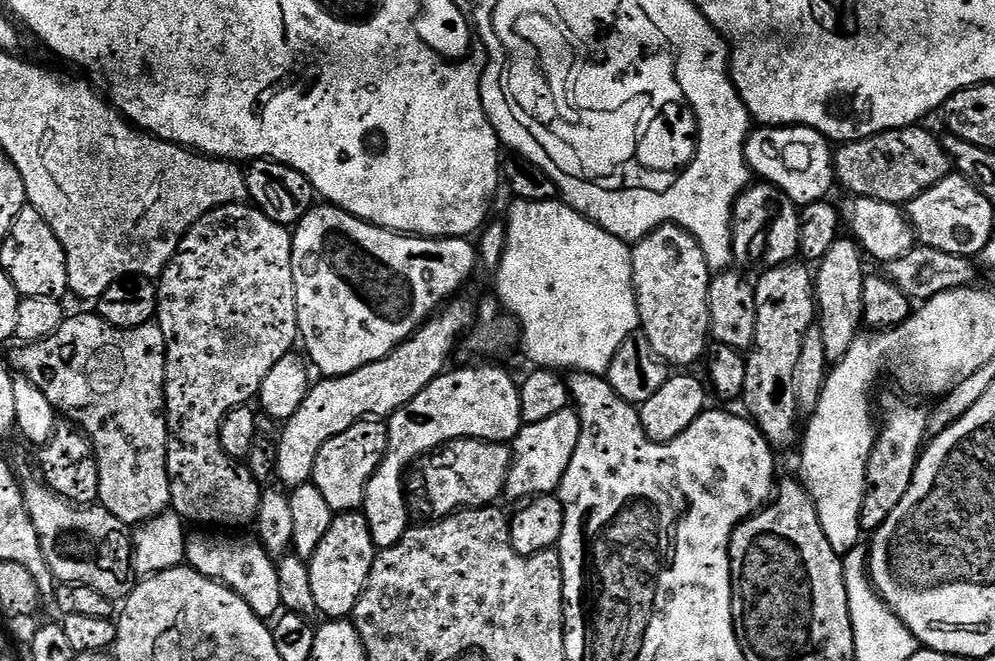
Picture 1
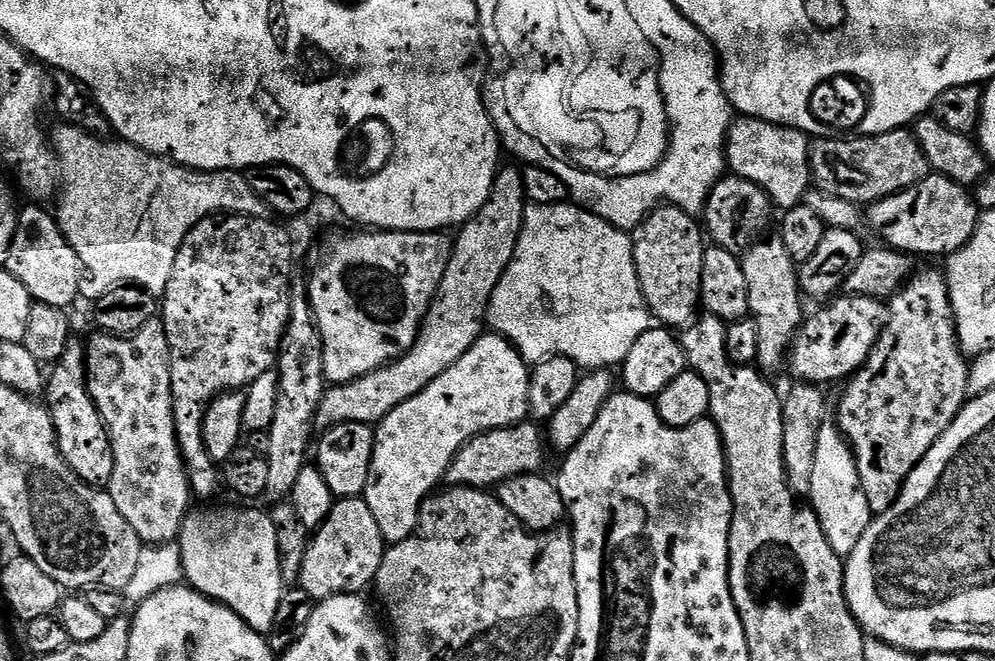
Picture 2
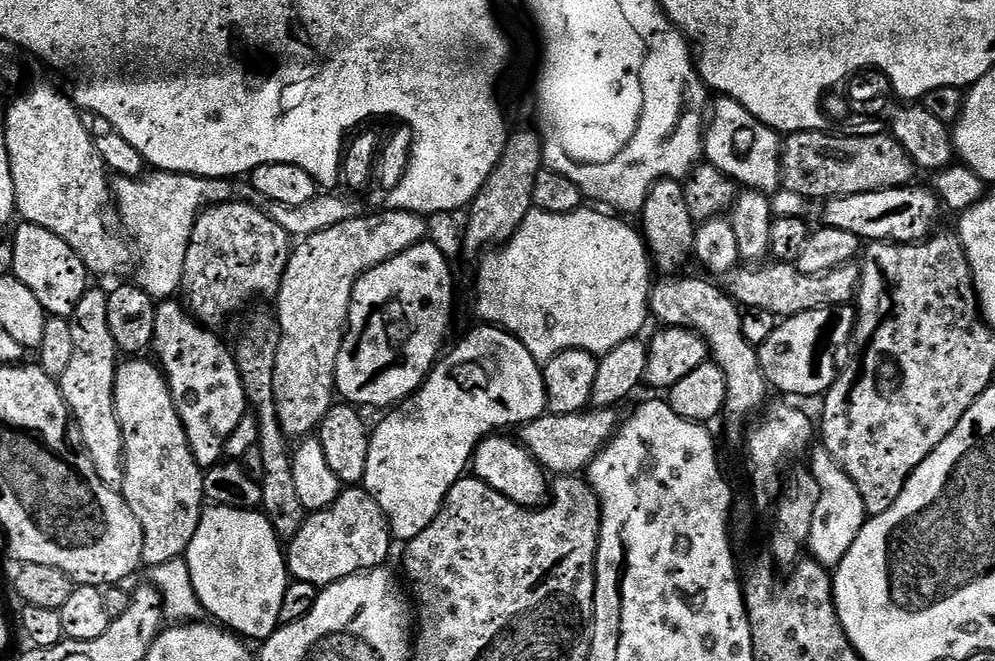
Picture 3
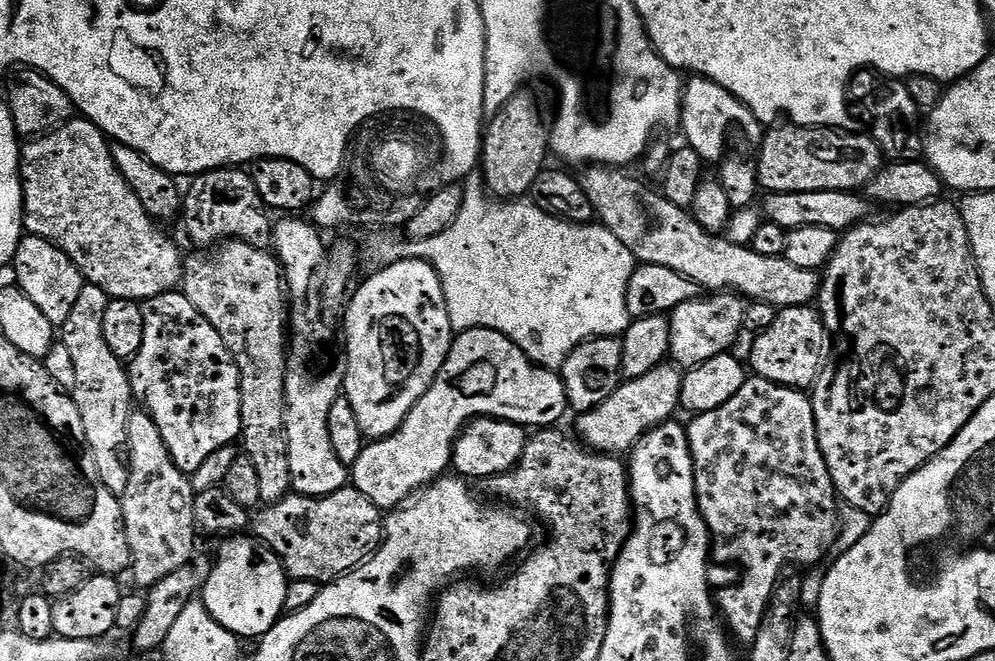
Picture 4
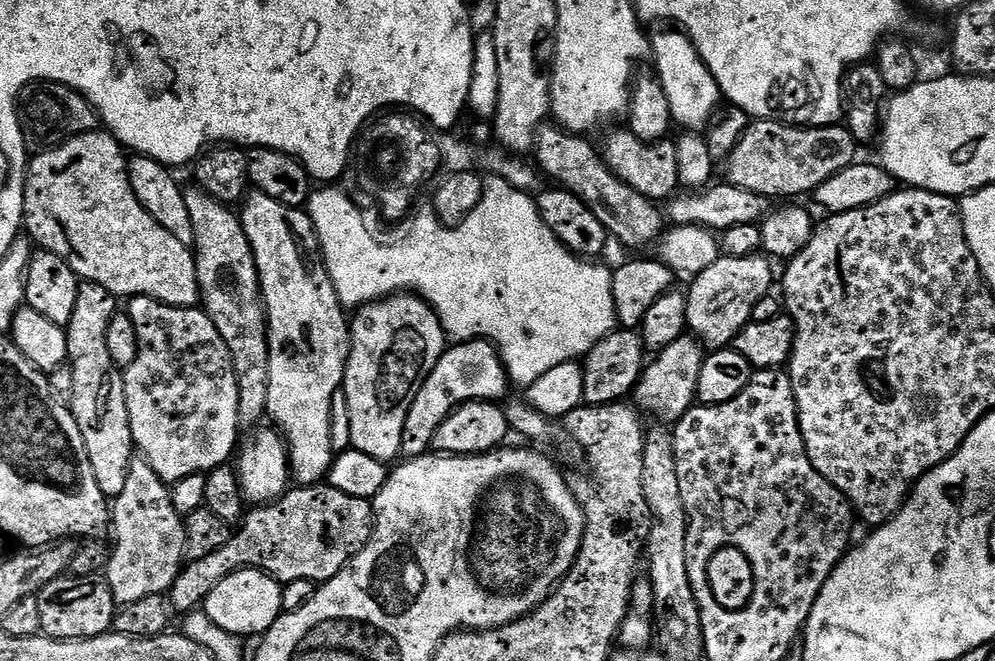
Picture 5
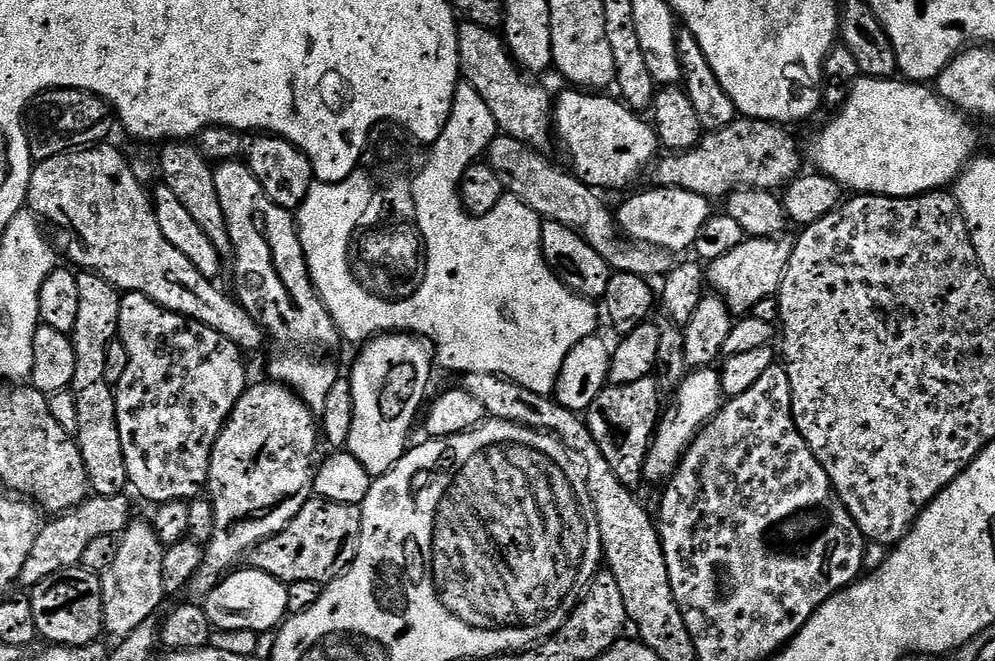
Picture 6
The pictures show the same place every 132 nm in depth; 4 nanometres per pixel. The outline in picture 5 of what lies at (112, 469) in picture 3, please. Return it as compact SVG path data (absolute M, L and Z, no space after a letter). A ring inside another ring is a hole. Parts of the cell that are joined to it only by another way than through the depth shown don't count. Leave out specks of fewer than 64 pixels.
M81 283L78 302L74 305L74 318L70 318L66 325L68 364L74 374L70 407L78 422L78 430L82 430L82 442L86 442L86 454L90 454L94 478L98 478L102 494L109 498L122 494L126 478L130 478L130 466L134 459L130 414L126 410L124 373L116 367L106 344L107 327L118 313L116 304L117 297L106 290L106 286Z

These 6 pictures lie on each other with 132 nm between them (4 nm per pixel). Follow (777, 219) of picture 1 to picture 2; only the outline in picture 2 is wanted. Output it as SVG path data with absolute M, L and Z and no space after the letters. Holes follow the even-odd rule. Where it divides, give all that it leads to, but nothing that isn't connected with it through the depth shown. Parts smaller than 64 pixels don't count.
M725 174L710 190L708 205L702 213L702 224L715 247L739 253L767 233L764 231L772 220L772 212L774 205L767 190L741 176Z

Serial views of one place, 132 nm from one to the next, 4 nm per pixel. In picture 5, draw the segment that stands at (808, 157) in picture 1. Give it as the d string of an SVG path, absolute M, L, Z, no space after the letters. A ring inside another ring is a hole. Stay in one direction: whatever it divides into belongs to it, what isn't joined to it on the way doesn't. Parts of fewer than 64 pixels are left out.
M680 30L656 32L650 36L650 56L656 59L655 75L660 77L662 90L666 90L666 99L670 102L670 114L677 125L684 130L704 130L713 123L712 115L716 107L722 104L722 93L714 74L702 62L692 39Z

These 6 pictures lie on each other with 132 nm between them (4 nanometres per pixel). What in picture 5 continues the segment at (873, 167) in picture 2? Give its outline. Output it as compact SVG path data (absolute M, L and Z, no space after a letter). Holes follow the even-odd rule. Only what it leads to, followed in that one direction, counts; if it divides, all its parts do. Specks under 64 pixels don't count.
M753 119L733 148L736 149L728 156L727 183L765 198L815 193L822 182L858 160L858 141L844 126L805 128L782 124L779 120Z

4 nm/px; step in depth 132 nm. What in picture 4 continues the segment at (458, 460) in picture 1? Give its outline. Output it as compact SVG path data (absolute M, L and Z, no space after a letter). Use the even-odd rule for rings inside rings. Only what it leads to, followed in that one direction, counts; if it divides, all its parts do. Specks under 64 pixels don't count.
M665 362L659 364L650 374L642 378L624 380L620 387L598 406L589 412L581 412L575 417L575 435L593 452L605 454L628 454L635 448L647 432L660 424L667 424L680 408L680 395L684 377L679 367Z

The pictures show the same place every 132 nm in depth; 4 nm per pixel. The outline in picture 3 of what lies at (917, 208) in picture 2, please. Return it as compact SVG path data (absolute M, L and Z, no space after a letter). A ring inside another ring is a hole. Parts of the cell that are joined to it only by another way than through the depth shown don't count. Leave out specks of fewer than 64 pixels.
M905 186L887 188L853 196L834 196L823 205L823 223L834 230L846 230L862 242L887 242L890 244L914 244L933 235L936 219L942 213L942 205L936 193L927 187Z

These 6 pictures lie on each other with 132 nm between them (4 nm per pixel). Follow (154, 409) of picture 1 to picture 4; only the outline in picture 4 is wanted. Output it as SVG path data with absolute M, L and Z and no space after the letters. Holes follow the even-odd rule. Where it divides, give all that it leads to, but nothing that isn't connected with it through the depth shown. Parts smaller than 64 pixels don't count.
M146 410L133 411L128 423L128 485L122 498L124 510L124 527L128 530L128 545L132 551L130 576L133 576L141 589L150 590L162 578L174 574L179 568L189 567L193 563L192 555L196 552L196 536L198 529L195 522L195 498L192 481L170 458L170 450L166 450L166 442L154 422L154 418Z

